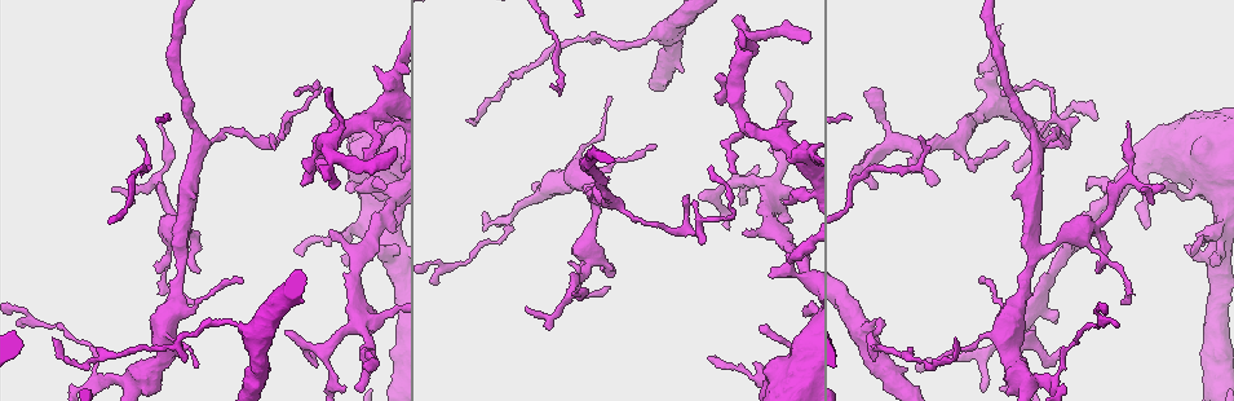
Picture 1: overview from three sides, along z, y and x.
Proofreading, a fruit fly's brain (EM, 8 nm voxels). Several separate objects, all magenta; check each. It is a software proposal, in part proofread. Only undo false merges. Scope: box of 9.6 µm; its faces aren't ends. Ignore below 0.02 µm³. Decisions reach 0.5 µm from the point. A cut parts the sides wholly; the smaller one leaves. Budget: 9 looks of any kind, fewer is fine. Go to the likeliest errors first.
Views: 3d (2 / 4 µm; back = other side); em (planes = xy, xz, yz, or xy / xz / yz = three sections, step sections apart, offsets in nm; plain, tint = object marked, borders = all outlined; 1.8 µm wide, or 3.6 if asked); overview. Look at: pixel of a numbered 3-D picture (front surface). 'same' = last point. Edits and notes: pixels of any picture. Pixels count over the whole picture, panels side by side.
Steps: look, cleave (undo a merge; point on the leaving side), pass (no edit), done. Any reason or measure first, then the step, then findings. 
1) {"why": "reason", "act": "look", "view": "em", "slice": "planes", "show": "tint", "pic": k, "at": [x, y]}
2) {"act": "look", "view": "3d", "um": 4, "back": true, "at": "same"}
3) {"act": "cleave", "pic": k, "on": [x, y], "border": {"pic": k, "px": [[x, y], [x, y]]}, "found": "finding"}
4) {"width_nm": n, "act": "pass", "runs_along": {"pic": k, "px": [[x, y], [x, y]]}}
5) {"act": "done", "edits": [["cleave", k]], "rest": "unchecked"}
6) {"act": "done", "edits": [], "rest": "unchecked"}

{"why": "calibre changes", "act": "look", "view": "em", "slice": "xy", "step": 8, "show": "tint", "pic": 1, "at": [774, 191]}

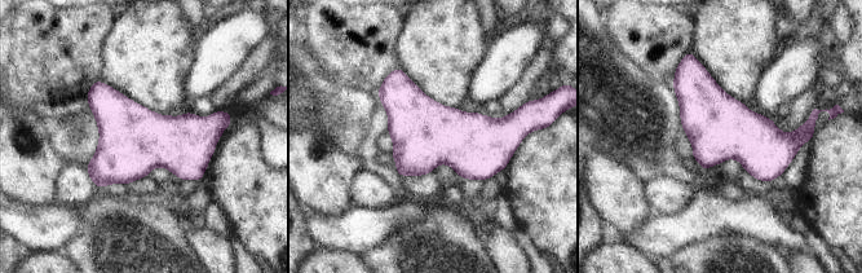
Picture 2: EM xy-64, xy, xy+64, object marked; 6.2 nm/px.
{"width_nm": 400, "act": "pass", "found": "all the same neuron"}

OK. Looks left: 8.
{"act": "look", "view": "3d", "um": 4, "pic": 1, "at": [388, 255]}

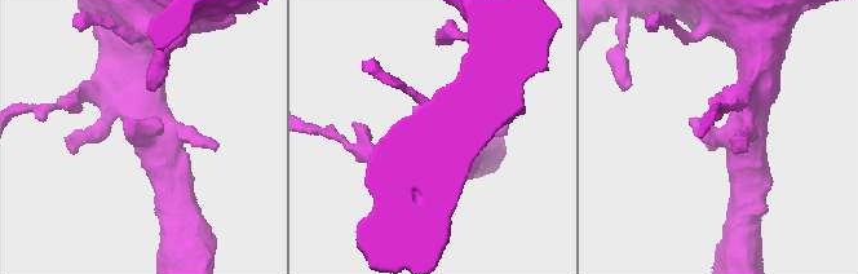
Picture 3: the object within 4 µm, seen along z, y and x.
{"act": "look", "view": "em", "um": 3.6, "slice": "planes", "show": "borders", "pic": 3, "at": [715, 135]}

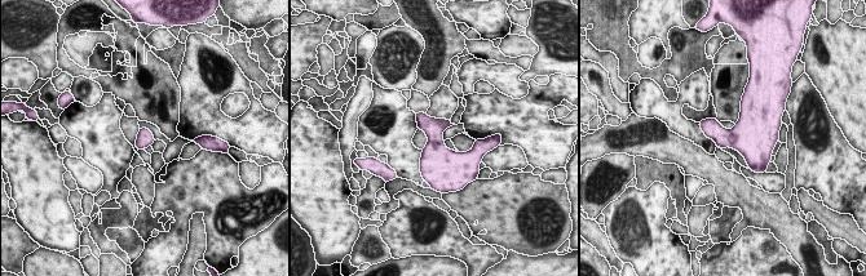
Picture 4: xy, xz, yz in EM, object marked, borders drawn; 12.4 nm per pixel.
{"width_nm": 220, "act": "pass", "found": "one neuron here"}

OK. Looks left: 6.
{"why": "sharp bend", "act": "look", "view": "em", "slice": "planes", "show": "tint", "pic": 1, "at": [309, 163]}

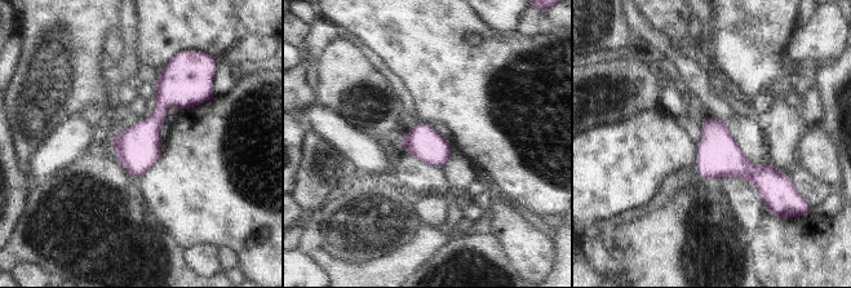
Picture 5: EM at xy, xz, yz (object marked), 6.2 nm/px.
{"act": "pass", "found": "continuous, no second neuron"}

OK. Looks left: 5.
{"why": "sharp bend", "act": "look", "view": "3d", "um": 4, "pic": 1, "at": [1079, 230]}

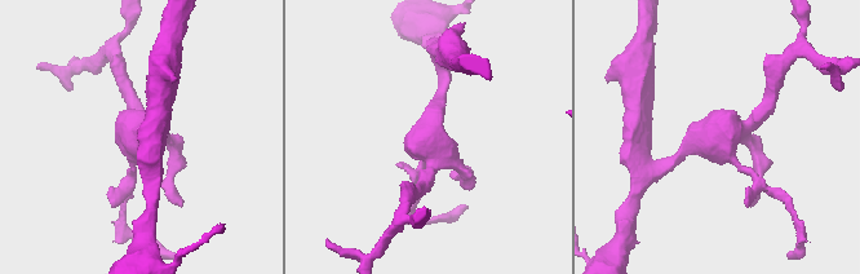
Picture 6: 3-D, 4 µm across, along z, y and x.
{"arms": 4, "act": "look", "view": "em", "slice": "xz", "step": 8, "show": "tint", "pic": 6, "at": [134, 131]}

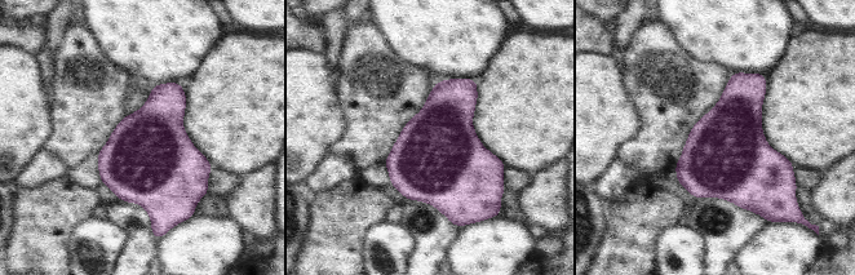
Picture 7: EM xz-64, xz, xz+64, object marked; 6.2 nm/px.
{"why": "another direction", "act": "look", "view": "em", "slice": "planes", "show": "tint", "at": "same"}

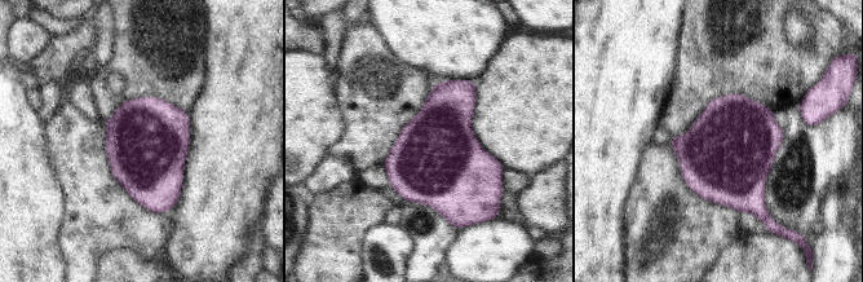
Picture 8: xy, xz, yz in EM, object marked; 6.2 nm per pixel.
{"width_nm": 500, "act": "pass", "found": "one neuron here"}

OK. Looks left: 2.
{"act": "done", "edits": [], "rest": "unchecked"}

